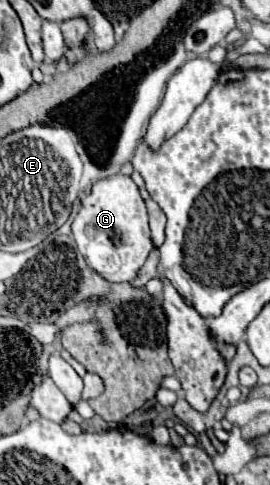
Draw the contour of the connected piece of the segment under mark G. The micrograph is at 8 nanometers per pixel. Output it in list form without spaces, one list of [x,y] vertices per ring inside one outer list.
[[[122,174],[104,178],[92,186],[92,192],[82,198],[72,230],[88,266],[112,284],[132,282],[153,248],[146,204],[134,180]]]

